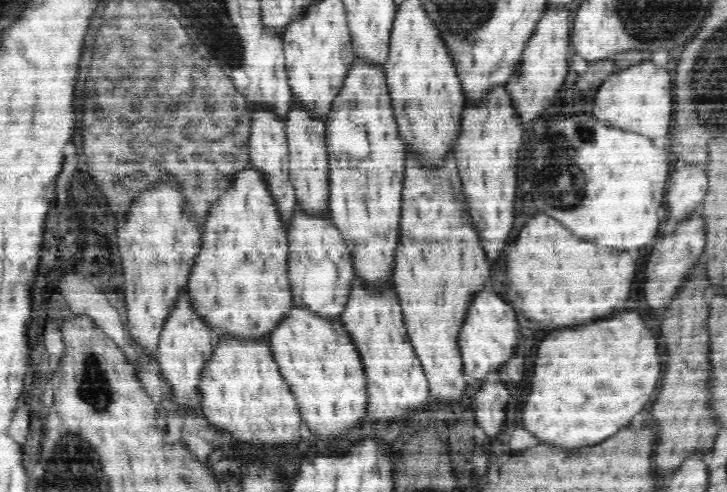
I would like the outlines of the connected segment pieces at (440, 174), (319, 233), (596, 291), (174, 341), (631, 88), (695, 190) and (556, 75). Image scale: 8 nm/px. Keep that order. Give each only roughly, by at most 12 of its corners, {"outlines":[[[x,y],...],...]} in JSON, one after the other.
{"outlines":[[[406,150],[392,276],[430,392],[466,390],[461,326],[490,281],[453,154]],[[296,206],[293,304],[338,320],[356,276],[329,216]],[[536,214],[506,252],[524,316],[584,324],[624,308],[641,248]],[[184,291],[158,343],[176,404],[198,406],[216,336]],[[652,62],[601,84],[592,116],[648,138],[666,136],[670,72]],[[704,166],[674,167],[666,194],[668,222],[700,206]],[[570,10],[546,11],[506,84],[520,118],[552,106],[568,74]]]}

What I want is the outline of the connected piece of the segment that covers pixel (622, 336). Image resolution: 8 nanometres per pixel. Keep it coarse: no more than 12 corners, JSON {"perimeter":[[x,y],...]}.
{"perimeter":[[642,316],[546,336],[522,426],[614,436],[660,384]]}

